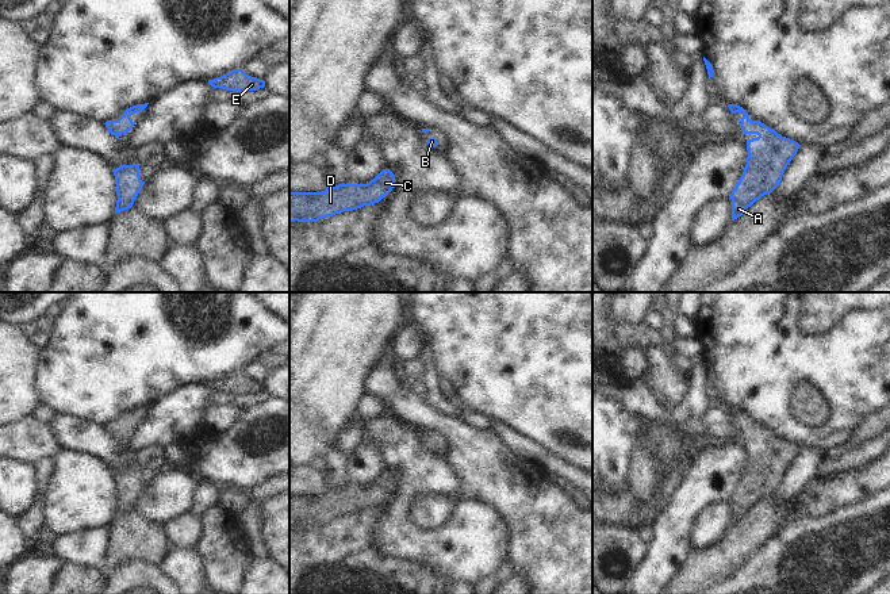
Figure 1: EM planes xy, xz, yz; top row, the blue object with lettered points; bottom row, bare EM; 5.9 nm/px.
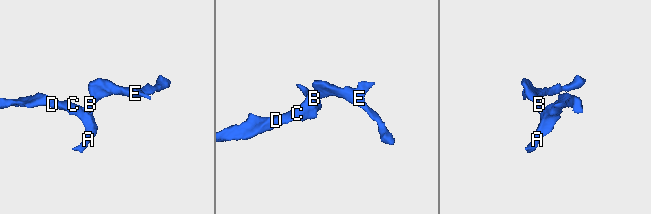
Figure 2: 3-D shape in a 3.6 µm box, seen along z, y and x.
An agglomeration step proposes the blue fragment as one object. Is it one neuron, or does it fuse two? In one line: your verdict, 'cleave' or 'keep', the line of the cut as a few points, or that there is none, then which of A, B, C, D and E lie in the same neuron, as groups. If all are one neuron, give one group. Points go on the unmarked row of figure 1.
keep | no cut | A B C D E

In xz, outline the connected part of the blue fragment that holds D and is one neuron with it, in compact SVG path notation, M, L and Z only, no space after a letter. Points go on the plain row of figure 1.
M383 472L367 487L338 487L322 495L289 495L289 525L318 525L344 514L379 506L395 488L395 478Z

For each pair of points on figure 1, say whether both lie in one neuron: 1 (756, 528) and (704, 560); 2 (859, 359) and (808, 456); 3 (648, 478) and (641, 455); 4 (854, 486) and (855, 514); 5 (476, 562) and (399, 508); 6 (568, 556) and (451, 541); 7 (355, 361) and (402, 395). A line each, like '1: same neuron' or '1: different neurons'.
1: same neuron
2: different neurons
3: same neuron
4: different neurons
5: same neuron
6: different neurons
7: different neurons

